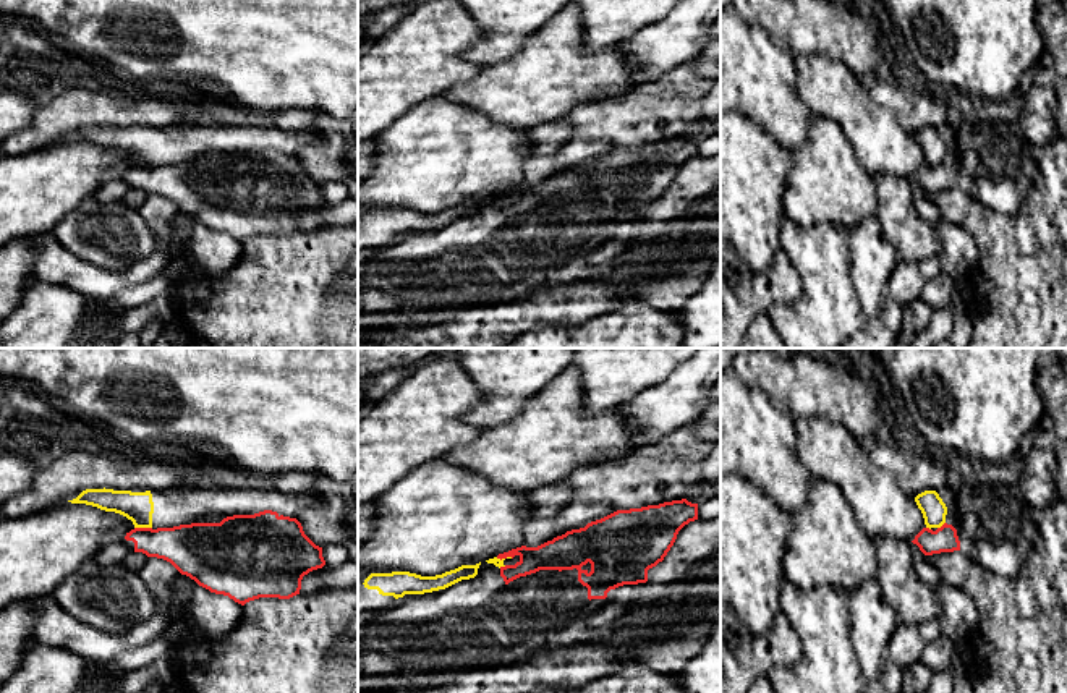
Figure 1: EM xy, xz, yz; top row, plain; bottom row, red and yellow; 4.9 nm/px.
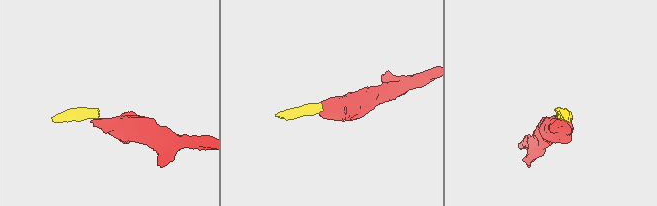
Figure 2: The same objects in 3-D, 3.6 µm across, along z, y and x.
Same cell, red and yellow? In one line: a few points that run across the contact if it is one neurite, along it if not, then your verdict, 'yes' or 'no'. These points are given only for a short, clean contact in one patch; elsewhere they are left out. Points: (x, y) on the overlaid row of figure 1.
line xy (135, 527), (151, 528); no

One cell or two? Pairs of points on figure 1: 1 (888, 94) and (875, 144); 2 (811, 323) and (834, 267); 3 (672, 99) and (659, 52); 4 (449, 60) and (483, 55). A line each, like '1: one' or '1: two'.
1: two
2: one
3: two
4: two

